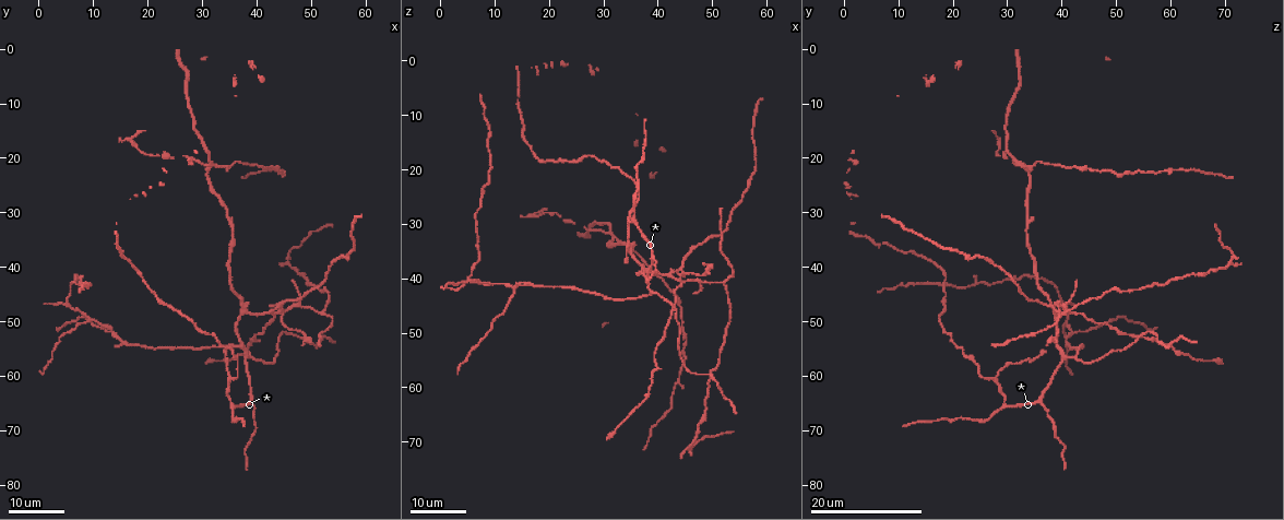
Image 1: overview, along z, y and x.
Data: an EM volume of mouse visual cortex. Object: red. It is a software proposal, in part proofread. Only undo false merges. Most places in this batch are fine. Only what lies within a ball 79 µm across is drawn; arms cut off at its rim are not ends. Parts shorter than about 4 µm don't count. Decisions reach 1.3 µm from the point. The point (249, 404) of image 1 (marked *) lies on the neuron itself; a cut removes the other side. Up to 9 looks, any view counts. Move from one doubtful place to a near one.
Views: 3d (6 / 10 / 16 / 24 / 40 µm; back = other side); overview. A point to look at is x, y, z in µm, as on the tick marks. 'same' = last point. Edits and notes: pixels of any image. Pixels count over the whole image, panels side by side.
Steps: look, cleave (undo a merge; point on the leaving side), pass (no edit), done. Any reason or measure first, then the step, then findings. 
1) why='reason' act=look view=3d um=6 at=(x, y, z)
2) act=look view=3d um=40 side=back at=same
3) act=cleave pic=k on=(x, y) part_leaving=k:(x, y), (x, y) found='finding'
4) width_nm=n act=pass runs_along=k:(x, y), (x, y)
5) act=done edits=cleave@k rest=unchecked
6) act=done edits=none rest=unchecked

why='a fork' act=look view=3d um=24 at=(38.5, 56.5, 40.5)

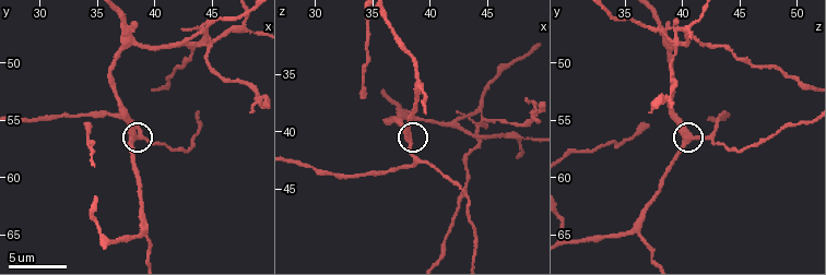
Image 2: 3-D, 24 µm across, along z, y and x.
why='closer look' act=look view=3d um=10 at=(38.4, 56.4, 41.0)

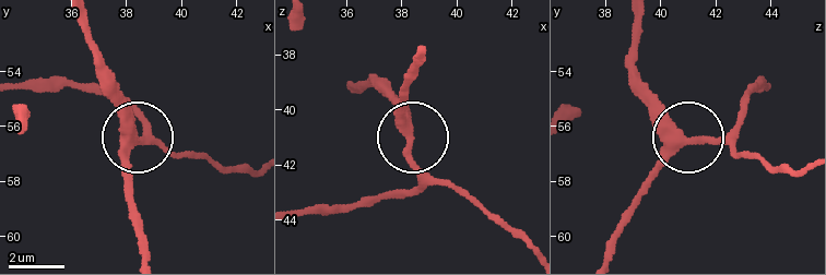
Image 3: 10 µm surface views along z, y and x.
act=look view=3d um=10 side=back at=(38.3, 56.5, 40.8)

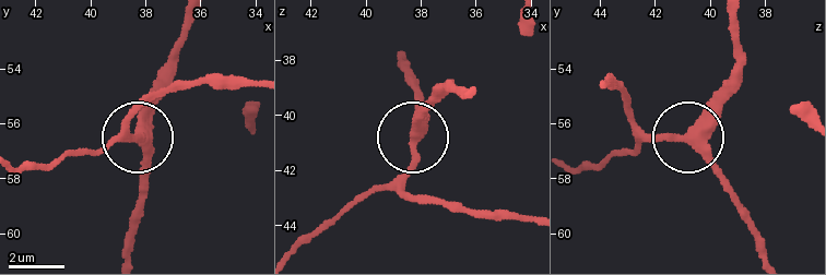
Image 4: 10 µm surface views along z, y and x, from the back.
arms=3 act=pass found='continuous, no second neuron'

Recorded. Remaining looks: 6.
why='branch point' act=look view=3d um=16 at=(35.5, 60.5, 27.5)

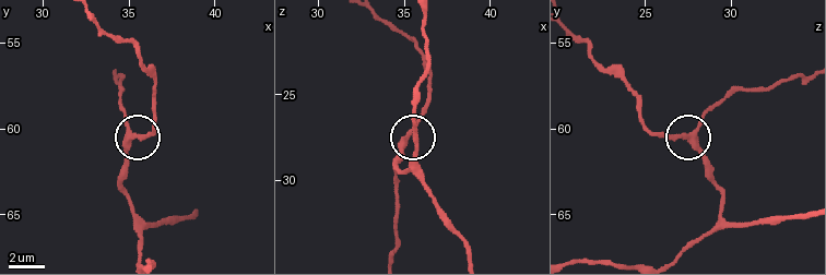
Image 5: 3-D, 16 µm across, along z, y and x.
act=look view=3d um=6 at=(35.2, 60.5, 27.6)

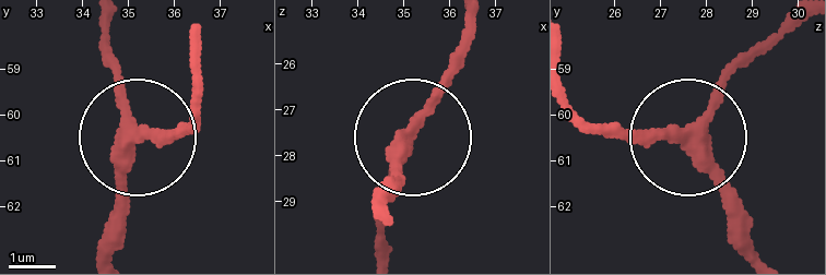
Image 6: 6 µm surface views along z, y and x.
act=pass runs_along=6:(753, 256), (741, 198), (694, 128), (780, 25) found='continuous, no second neuron'

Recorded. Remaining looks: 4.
why='three arms meet' act=look view=3d um=16 at=(17.0, 16.0, 28.0)

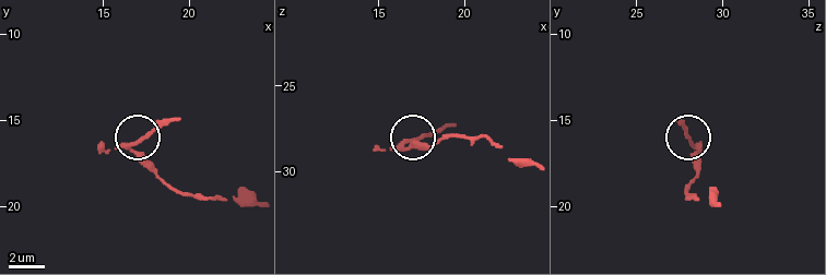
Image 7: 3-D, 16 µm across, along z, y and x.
why='closer look' act=look view=3d um=6 at=(17.0, 16.4, 28.3)

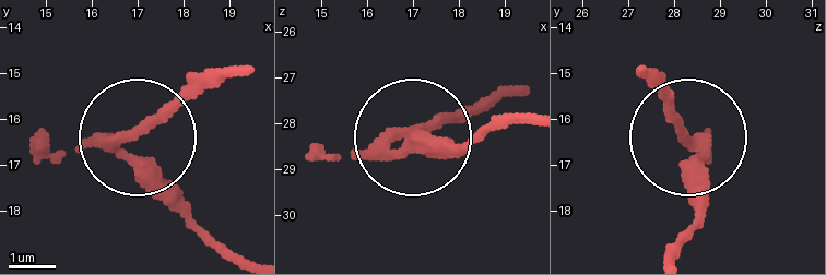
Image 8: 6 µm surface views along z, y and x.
act=cleave pic=8 on=(35, 157) part_leaving=8:(107, 142), (251, 72) found='a second neuron is stuck on'

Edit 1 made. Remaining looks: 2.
why='four or more arms meet' act=look view=3d um=24 at=(31.5, 21.5, 32.0)

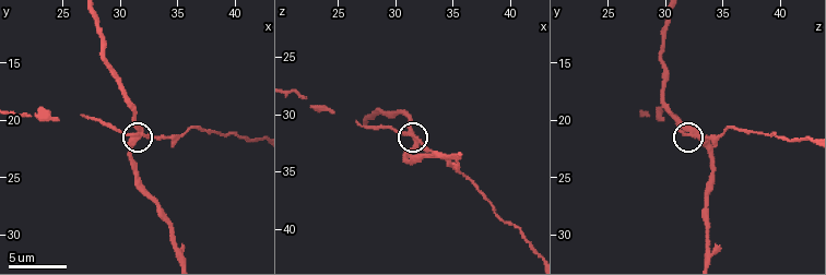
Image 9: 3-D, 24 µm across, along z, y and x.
act=look view=3d um=10 at=(32.0, 21.4, 32.2)

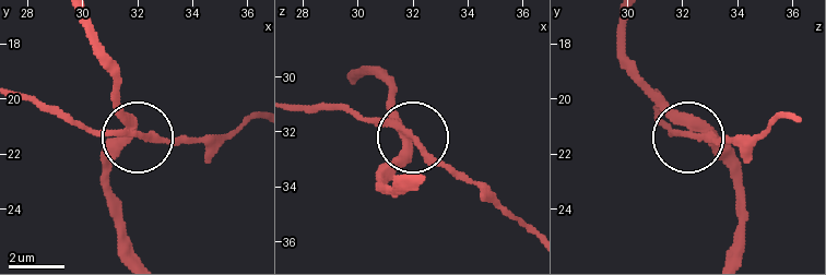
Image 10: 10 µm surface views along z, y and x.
width_nm=310 act=pass runs_along=10:(734, 256), (739, 193), (729, 165), (642, 90) found='one neuron here'

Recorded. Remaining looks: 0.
act=done edits=cleave@8 rest=unchecked

